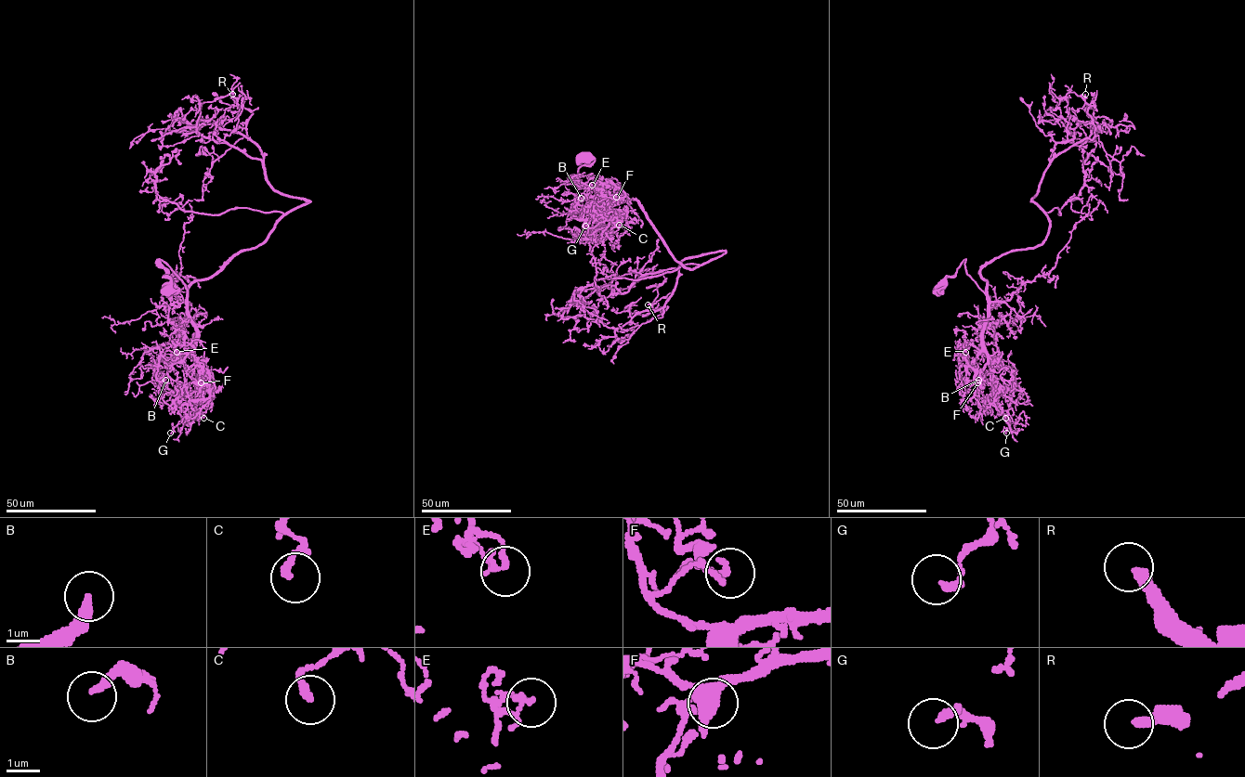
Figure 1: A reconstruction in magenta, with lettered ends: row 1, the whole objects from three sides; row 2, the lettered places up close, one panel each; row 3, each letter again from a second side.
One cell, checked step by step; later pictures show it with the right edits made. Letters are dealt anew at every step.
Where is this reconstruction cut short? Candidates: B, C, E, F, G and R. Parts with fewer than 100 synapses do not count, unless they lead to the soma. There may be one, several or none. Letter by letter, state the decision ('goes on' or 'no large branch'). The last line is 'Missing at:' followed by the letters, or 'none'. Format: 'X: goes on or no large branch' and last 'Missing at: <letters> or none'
B: no large branch
C: no large branch
E: no large branch
F: no large branch
G: no large branch
R: goes on
Missing at: R

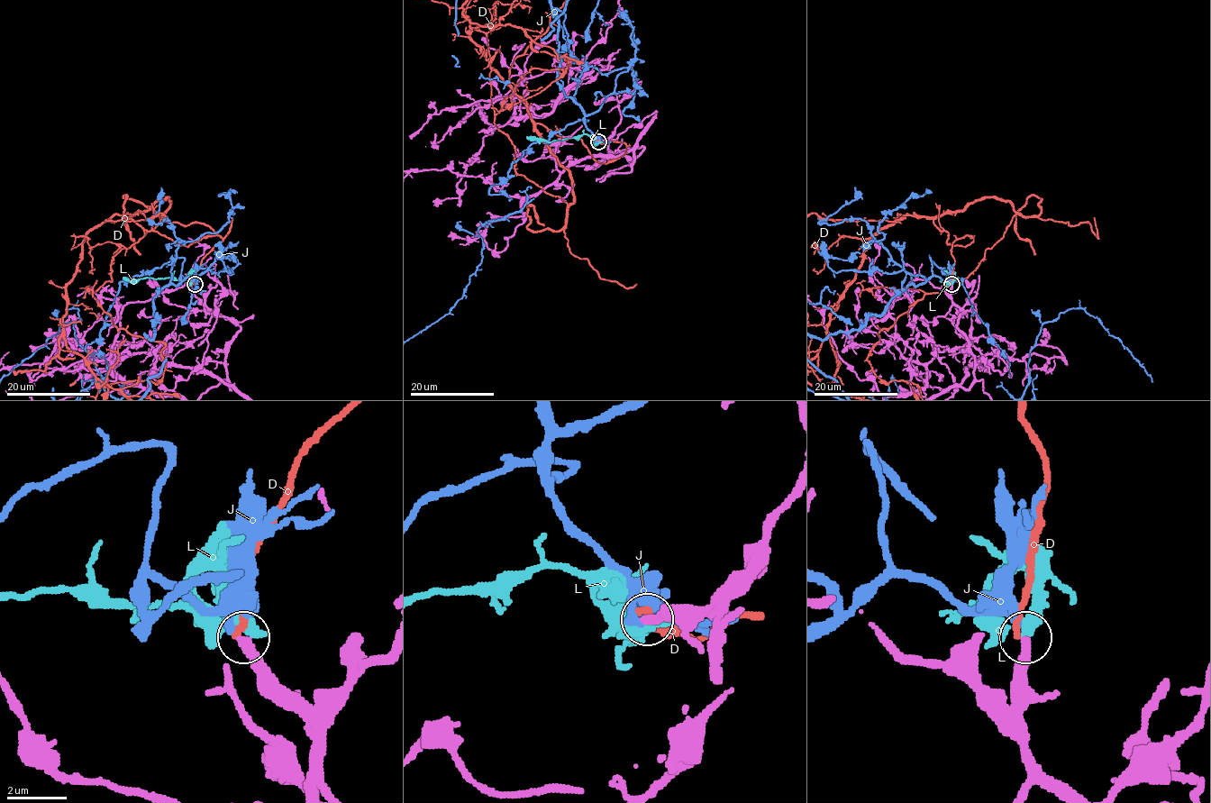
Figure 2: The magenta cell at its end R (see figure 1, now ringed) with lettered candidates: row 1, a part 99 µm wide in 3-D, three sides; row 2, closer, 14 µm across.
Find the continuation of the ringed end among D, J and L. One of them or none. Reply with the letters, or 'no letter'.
no letter

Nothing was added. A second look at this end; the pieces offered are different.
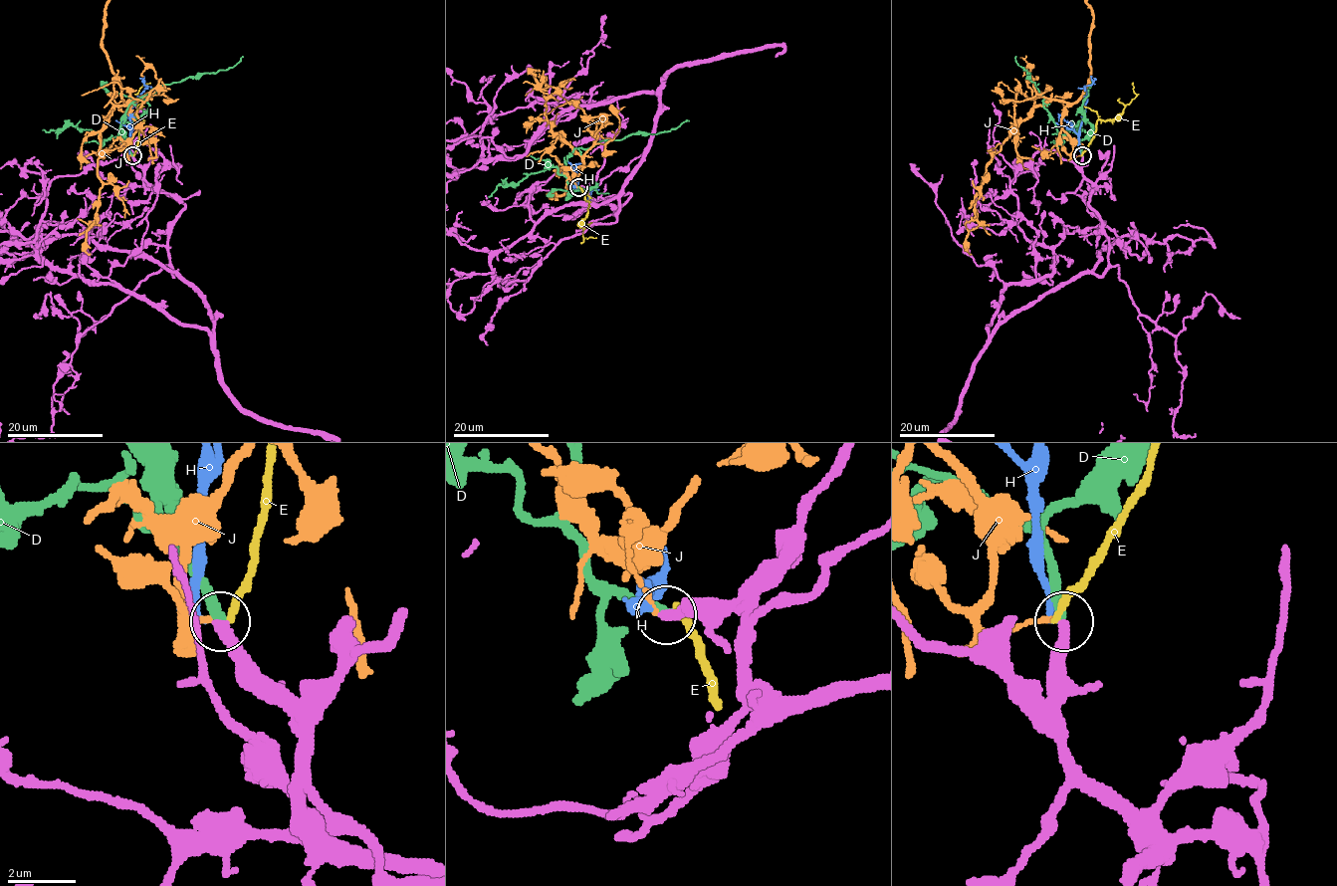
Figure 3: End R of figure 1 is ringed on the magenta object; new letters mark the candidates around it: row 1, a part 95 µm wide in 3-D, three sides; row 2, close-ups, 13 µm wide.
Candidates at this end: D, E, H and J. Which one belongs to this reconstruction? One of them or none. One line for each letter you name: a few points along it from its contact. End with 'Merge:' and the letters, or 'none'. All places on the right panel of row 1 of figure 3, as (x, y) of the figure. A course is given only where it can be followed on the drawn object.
D: it runs (1083, 155), (1075, 141), (1057, 130), (1043, 105), (1043, 97), (1015, 56)
Merge: D

